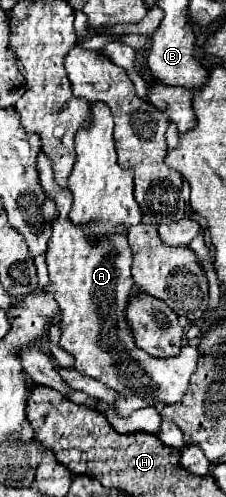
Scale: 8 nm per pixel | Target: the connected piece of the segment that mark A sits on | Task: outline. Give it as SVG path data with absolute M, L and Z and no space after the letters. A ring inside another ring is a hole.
M42 150L38 152L36 168L44 194L52 196L58 210L56 218L52 220L52 238L46 250L46 264L54 298L62 310L60 346L74 356L74 368L80 374L92 376L120 392L120 398L114 404L120 416L130 416L134 410L154 406L156 402L178 402L188 390L190 376L196 372L198 350L182 348L174 358L154 358L128 338L132 334L124 320L124 308L134 280L130 274L132 252L126 240L126 228L116 228L116 232L92 240L84 224L78 226L70 220L72 192L56 184L52 160ZM136 372L142 372L146 382L138 382Z

